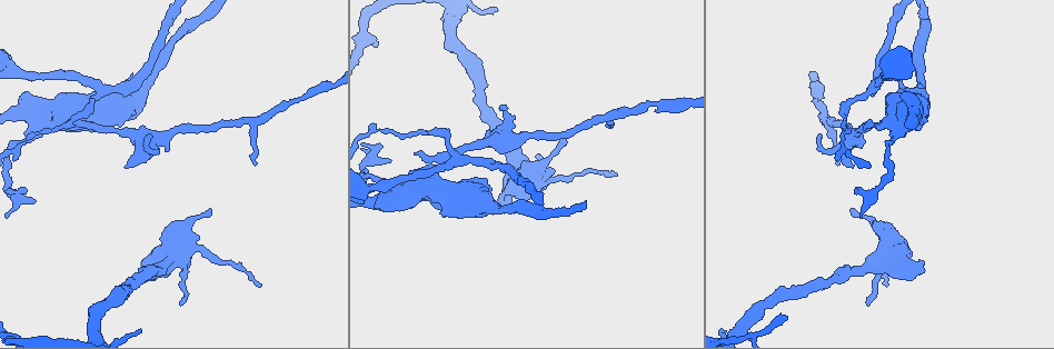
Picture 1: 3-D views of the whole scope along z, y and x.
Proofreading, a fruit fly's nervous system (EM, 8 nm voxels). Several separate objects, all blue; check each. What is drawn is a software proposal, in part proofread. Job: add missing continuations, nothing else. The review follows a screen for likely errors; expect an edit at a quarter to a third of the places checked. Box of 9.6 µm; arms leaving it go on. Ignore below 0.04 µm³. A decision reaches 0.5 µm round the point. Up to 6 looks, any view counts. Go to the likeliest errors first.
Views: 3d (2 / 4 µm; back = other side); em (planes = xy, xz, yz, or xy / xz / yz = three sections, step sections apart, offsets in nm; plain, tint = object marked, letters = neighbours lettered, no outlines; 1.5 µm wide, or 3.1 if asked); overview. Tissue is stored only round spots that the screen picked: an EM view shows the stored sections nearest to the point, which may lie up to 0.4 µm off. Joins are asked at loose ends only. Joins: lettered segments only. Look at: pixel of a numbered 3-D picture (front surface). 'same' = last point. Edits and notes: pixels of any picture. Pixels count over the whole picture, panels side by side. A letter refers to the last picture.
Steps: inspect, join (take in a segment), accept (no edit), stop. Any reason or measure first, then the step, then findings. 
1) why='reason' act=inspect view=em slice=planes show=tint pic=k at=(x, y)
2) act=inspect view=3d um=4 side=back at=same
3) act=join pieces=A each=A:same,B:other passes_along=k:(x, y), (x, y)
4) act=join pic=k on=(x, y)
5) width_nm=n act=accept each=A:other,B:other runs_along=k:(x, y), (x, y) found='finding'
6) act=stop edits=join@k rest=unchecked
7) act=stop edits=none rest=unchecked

why='tapers out' act=inspect view=em slice=planes show=letters pic=1 at=(209, 209)

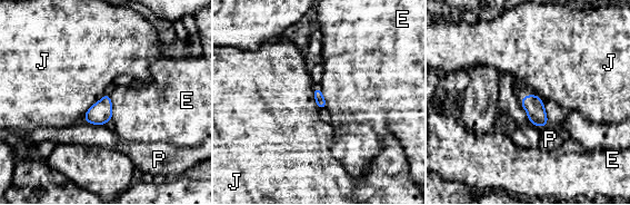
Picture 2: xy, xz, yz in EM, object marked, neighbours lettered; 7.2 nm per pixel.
act=accept each=E:other,J:other,P:other border=2:(103, 96), (88, 109), (82, 119) found='no lettered segment goes on from it'

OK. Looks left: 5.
why='free end' act=inspect view=em slice=planes show=letters pic=1 at=(923, 265)

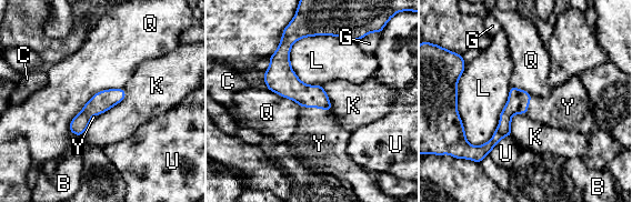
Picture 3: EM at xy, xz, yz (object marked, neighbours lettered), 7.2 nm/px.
act=join pieces=Y each=B:other,C:other,G:other,K:other,L:other,Q:other,U:other,Y:same passes_along=3:(288, 84), (314, 107), (319, 140) found='it goes on there'

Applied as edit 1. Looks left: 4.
act=stop edits=join@3 rest=unchecked

